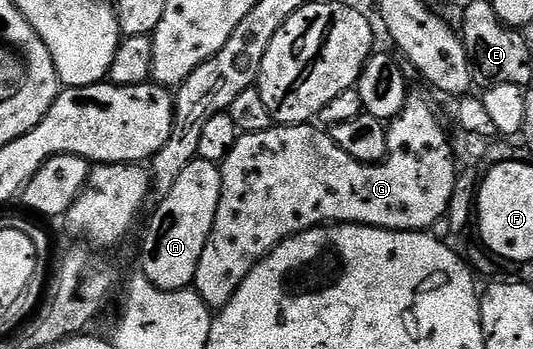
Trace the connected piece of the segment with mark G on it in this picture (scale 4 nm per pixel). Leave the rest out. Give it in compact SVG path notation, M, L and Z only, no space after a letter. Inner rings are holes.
M417 92L410 93L401 111L388 123L387 129L389 132L387 148L389 150L385 153L385 159L382 162L360 162L351 156L347 156L347 152L343 152L343 148L339 148L333 143L324 129L318 128L313 124L303 126L282 126L275 124L270 130L255 132L254 134L241 134L236 144L231 148L229 155L225 157L225 161L220 163L221 199L219 200L219 208L215 212L215 224L211 228L211 236L203 248L203 256L199 256L199 268L195 272L195 280L193 281L193 286L199 297L211 308L220 308L227 305L231 300L231 296L235 296L239 284L243 284L245 277L253 271L253 266L262 262L283 239L304 230L310 230L316 226L352 224L355 226L374 226L375 228L383 228L384 230L415 230L425 232L437 220L446 217L448 215L448 206L451 204L452 190L455 188L459 173L459 166L453 163L453 150L449 147L449 138L445 135L444 128L441 127L441 118L437 115L436 108L423 95L417 94Z

